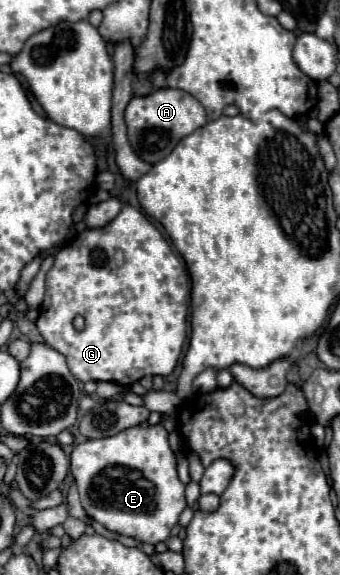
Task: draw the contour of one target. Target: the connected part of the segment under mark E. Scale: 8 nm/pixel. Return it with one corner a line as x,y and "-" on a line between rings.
140,425
108,439
84,441
74,445
70,459
82,507
92,519
110,531
152,545
170,537
172,527
186,509
186,501
184,485
176,473
176,457
168,445
164,427

